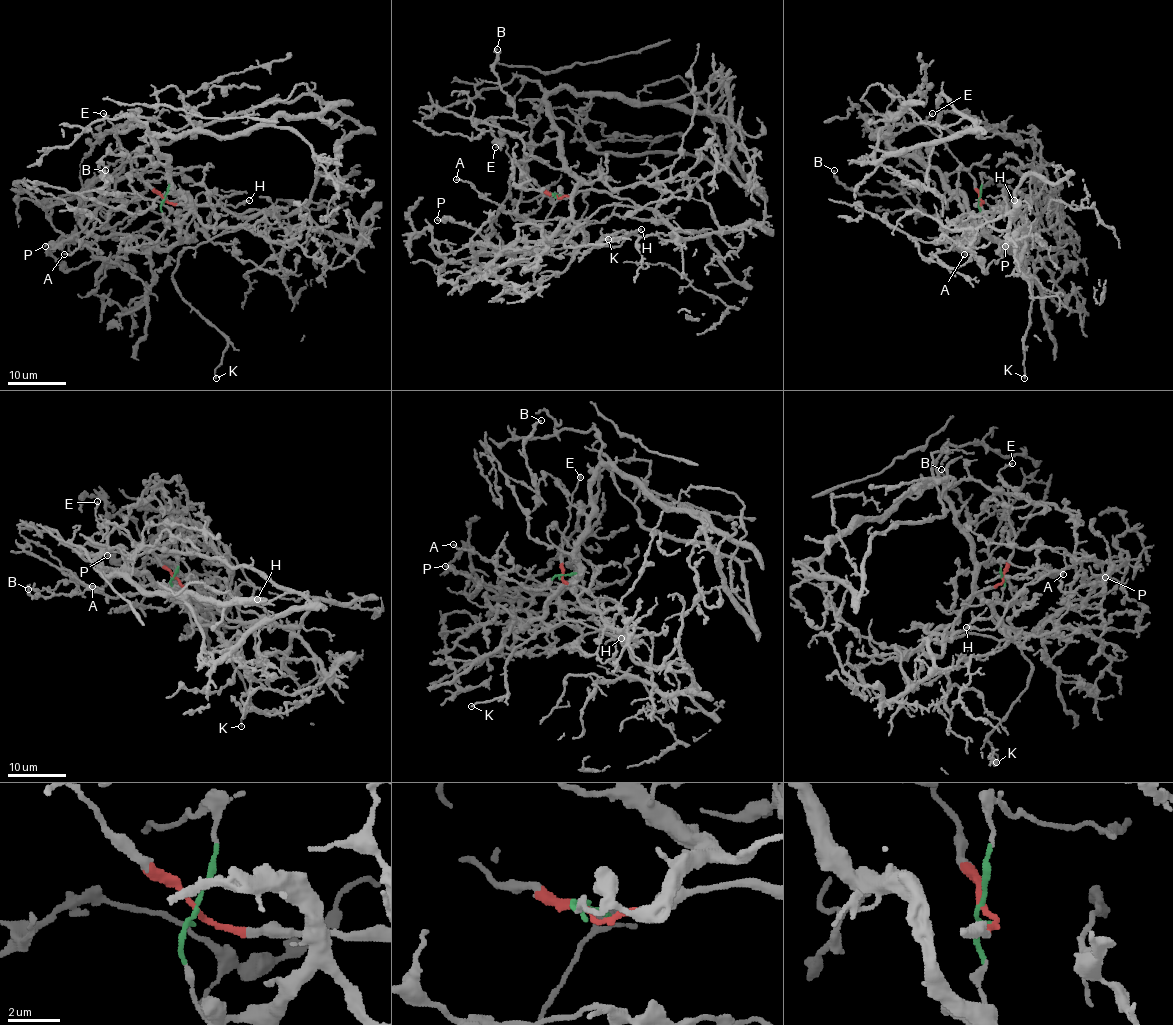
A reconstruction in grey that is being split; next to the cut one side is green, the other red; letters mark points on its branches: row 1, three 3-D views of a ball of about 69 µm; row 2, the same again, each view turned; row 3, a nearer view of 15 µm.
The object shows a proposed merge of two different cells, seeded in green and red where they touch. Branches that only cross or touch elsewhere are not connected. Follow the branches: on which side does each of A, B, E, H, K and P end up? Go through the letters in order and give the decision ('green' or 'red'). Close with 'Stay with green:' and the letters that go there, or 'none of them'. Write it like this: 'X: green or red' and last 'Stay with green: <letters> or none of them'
A: green
B: green
E: red
H: green
K: red
P: green
Stay with green: A, B, H, P

